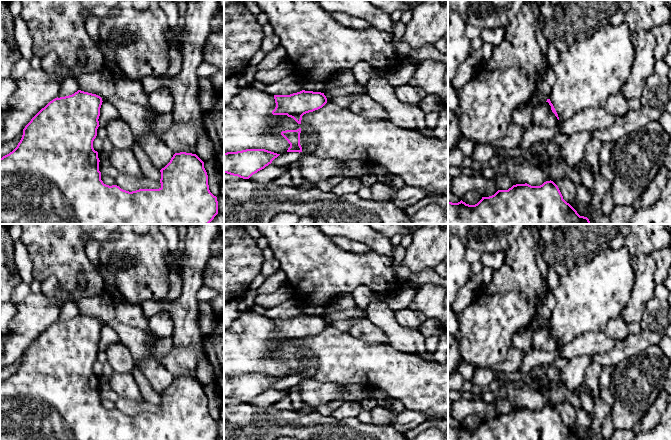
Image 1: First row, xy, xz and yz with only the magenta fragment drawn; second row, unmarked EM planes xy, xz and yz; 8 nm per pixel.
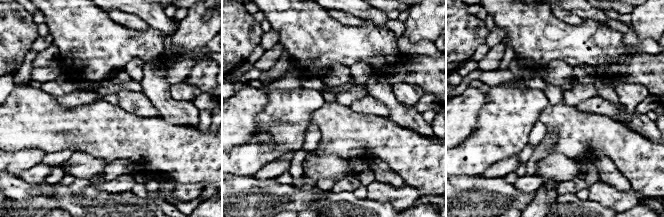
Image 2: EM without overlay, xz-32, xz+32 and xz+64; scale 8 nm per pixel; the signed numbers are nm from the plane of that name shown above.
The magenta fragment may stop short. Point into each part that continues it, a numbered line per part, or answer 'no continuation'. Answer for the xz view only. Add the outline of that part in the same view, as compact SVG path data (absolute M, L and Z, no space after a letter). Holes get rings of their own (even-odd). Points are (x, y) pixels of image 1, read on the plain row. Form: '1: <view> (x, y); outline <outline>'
no continuation

